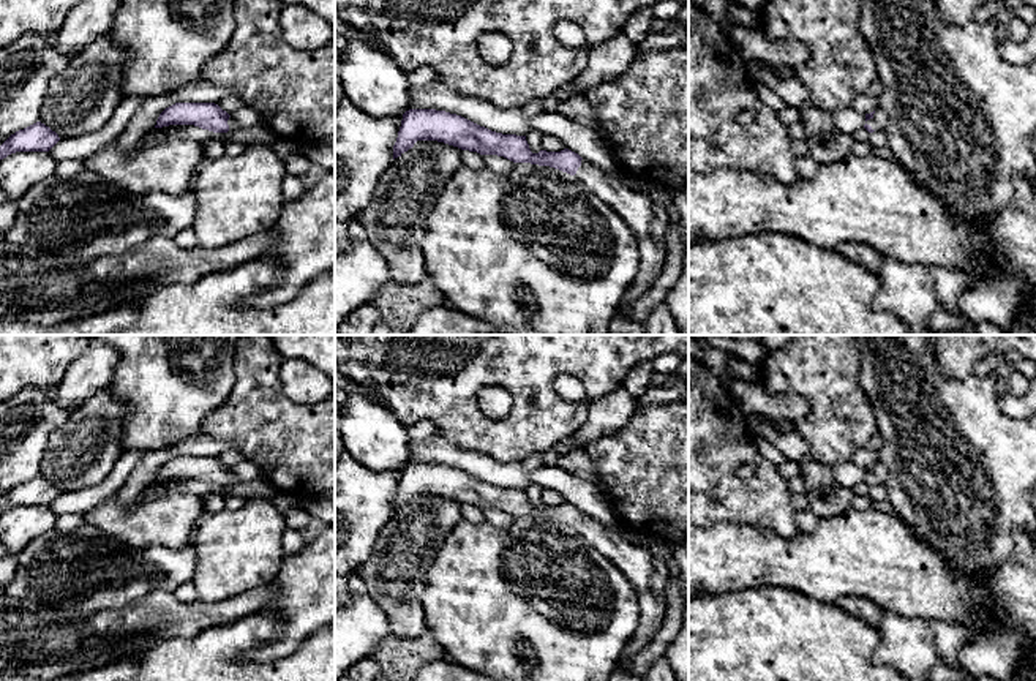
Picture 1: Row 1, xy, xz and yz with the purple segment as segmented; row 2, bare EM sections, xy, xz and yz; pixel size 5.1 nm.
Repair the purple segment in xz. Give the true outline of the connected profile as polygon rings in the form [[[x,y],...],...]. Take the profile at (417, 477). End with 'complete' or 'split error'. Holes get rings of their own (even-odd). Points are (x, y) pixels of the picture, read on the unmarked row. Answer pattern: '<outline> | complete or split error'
[[[409,463],[403,468],[393,514],[412,502],[417,495],[437,495],[461,504],[497,509],[513,517],[550,520],[575,529],[611,559],[640,593],[651,589],[655,558],[643,547],[630,544],[617,529],[605,526],[569,502],[532,507],[526,490],[496,487],[445,465]]] | split error

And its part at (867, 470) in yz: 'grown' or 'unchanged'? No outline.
grown

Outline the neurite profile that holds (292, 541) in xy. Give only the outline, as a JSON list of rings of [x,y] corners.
[[[292,528],[284,531],[281,542],[286,555],[298,553],[306,545],[306,539],[303,537],[302,531]]]

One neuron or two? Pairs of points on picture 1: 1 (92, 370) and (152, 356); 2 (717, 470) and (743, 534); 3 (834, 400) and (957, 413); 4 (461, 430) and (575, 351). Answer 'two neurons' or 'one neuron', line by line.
1: two neurons
2: two neurons
3: two neurons
4: one neuron

